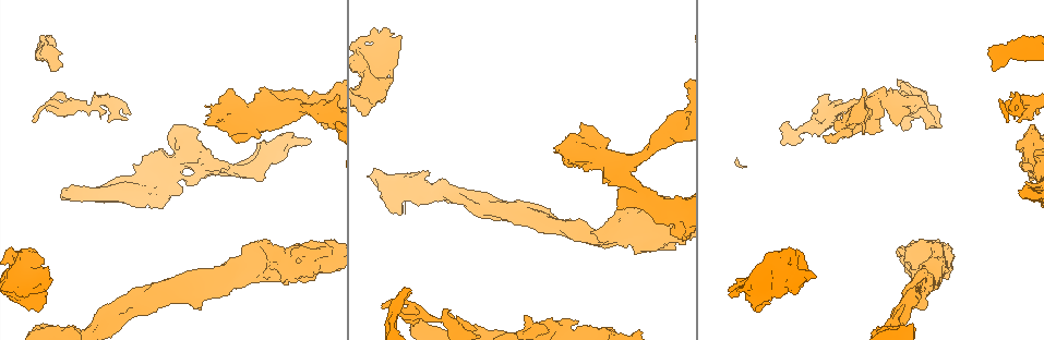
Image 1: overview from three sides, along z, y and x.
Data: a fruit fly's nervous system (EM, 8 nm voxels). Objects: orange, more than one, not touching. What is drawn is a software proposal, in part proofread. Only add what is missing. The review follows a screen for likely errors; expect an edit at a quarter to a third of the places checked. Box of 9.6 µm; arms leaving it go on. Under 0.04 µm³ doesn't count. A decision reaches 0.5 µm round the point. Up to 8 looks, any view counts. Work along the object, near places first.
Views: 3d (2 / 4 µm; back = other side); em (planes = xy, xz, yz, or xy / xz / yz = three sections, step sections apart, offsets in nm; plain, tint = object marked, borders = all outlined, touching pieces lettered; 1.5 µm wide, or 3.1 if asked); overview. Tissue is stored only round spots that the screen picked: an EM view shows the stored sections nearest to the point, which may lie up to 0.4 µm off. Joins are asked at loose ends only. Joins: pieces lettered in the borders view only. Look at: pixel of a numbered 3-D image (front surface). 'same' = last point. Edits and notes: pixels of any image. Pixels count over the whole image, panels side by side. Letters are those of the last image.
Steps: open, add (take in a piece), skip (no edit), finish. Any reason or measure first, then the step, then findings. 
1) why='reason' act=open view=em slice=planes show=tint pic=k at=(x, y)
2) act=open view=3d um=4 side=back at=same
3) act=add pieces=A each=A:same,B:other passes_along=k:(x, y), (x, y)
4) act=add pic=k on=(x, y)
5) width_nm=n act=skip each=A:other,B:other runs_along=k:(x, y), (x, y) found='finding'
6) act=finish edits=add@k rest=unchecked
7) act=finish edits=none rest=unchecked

why='free end' act=open view=em slice=xz step=8 show=borders pic=1 at=(61, 62)

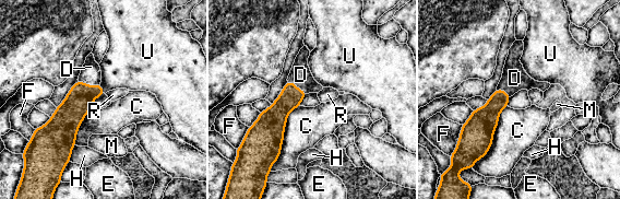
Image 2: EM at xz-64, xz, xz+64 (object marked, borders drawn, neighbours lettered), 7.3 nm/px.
act=open view=em slice=planes show=borders at=same

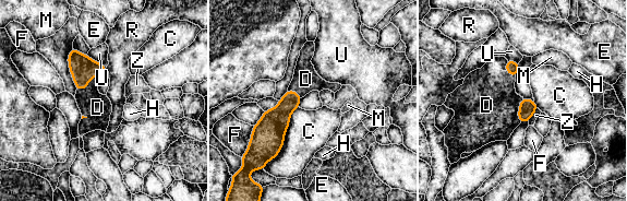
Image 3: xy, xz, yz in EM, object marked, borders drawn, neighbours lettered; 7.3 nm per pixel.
longest_contact=C:460nm act=add pieces=D each=C:other,D:same,E:other,F:other,H:other,M:other,R:other,U:other,Z:other passes_along=3:(82, 68), (89, 79), (97, 107) found='the neuron continues'

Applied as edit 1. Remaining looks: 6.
why='branch stops here' act=open view=em slice=yz step=8 show=borders pic=1 at=(125, 118)

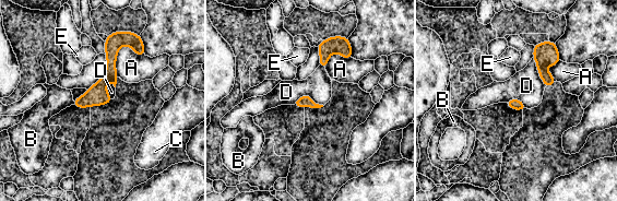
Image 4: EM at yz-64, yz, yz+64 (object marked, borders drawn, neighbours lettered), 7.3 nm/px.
longest_contact=A:260nm act=skip each=A:other,B:other,C:other,D:other,E:other border=4:(292, 104), (308, 95), (323, 105) found='no lettered piece goes on from it'

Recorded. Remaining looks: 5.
why='branch stops here' act=open view=em slice=planes show=borders pic=1 at=(614, 218)

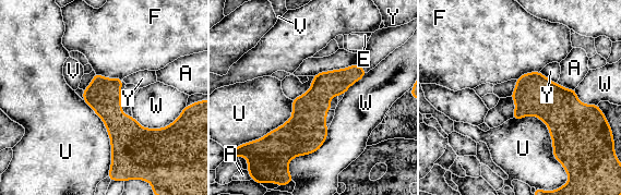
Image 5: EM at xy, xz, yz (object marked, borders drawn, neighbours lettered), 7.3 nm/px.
act=skip each=A:other,E:other,F:other,U:other,V:other,W:other,Y:other border=5:(512, 118), (542, 120), (561, 165) found='none of them fits'

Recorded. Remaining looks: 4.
act=finish edits=add@3 rest=unchecked

